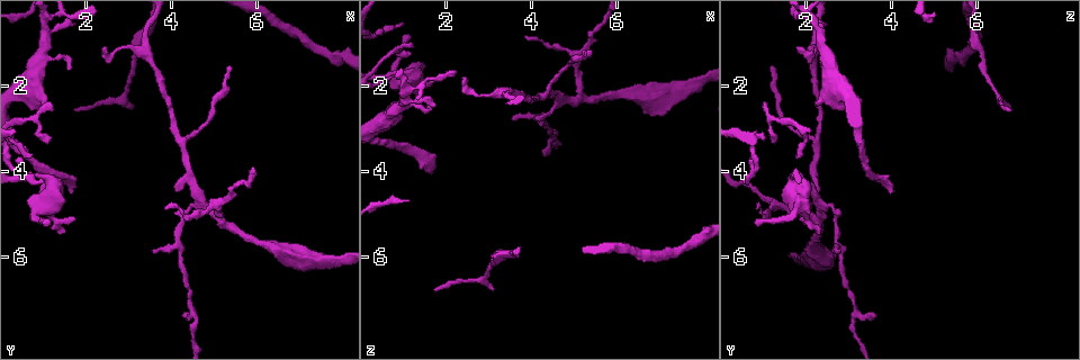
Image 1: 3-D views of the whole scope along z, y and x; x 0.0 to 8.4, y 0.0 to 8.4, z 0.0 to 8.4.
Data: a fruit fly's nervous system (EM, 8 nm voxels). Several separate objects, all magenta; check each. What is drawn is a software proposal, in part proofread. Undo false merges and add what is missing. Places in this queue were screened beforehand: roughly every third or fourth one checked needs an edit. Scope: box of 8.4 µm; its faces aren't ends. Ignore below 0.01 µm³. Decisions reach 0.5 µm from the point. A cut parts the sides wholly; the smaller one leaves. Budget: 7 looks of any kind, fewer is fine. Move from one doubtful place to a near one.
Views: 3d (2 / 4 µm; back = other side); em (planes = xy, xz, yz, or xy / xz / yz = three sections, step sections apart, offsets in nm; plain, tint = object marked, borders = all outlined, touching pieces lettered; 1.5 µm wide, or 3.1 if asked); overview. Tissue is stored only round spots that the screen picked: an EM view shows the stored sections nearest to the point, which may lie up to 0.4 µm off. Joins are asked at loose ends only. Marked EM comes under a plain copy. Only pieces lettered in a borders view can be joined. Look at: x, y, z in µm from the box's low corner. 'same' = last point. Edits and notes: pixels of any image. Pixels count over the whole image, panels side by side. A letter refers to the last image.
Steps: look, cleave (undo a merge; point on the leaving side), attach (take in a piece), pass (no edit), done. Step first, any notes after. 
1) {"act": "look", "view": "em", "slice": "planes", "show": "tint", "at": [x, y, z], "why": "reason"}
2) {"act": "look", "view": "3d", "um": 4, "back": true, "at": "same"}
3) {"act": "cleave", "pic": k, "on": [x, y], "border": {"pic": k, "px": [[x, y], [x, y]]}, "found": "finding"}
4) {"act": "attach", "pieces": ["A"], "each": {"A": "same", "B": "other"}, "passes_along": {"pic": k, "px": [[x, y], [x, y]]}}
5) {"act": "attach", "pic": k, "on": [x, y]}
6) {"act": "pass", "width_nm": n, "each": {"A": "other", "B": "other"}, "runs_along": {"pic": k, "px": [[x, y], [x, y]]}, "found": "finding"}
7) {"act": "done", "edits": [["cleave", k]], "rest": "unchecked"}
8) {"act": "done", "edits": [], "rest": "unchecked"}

{"act": "look", "view": "em", "um": 3.1, "slice": "planes", "show": "borders", "at": [5.30, 1.55, 1.20], "why": "an open end"}

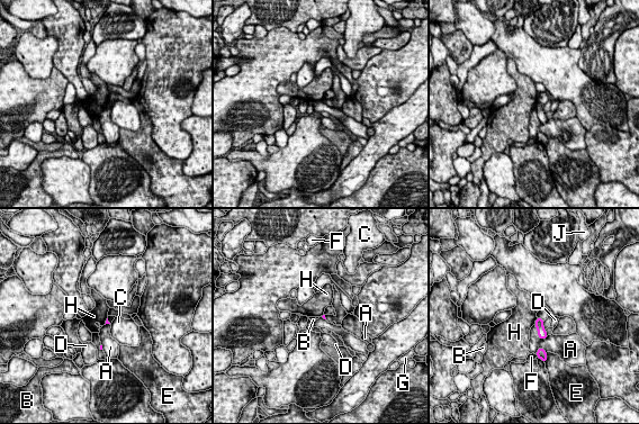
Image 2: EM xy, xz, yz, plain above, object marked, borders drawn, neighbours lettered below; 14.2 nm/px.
{"act": "pass", "each": {"A": "other", "B": "other", "C": "other", "D": "other", "E": "other", "F": "other", "G": "other", "H": "other", "J": "other"}, "border": {"pic": 2, "px": [[537, 317], [533, 324]]}, "found": "none of them fits"}

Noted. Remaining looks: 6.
{"act": "look", "view": "em", "slice": "xz", "step": 8, "show": "borders", "at": [1.65, 4.50, 4.05], "why": "free end"}

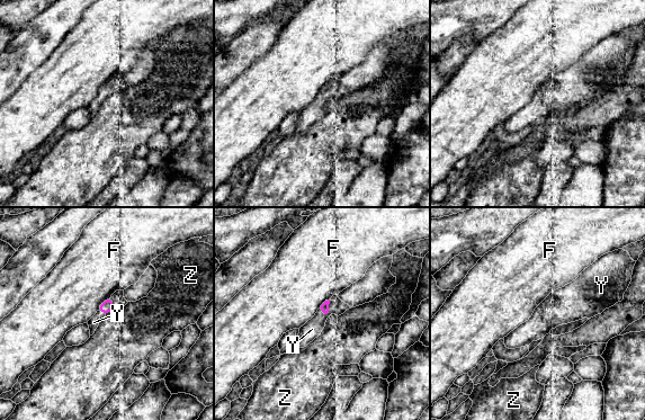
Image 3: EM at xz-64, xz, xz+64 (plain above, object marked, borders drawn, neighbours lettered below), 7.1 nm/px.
{"act": "attach", "pieces": ["Y"], "each": {"F": "other", "Y": "same", "Z": "other"}, "found": "the neuron continues"}

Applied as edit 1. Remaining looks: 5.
{"act": "look", "view": "overview"}

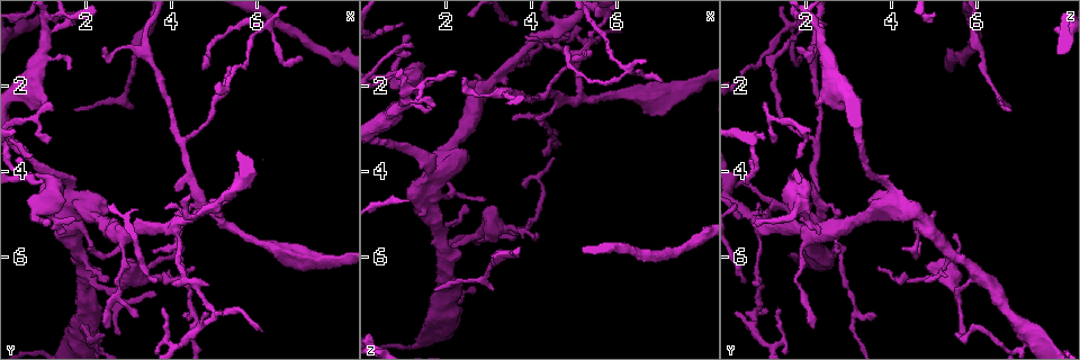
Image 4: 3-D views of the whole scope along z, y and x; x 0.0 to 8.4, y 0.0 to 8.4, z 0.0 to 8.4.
{"act": "look", "view": "3d", "um": 4, "at": [1.15, 5.20, 0.85], "why": "tapers out"}

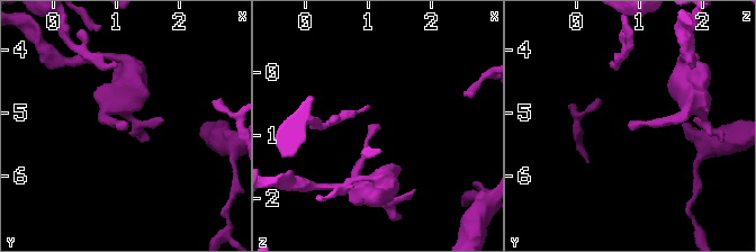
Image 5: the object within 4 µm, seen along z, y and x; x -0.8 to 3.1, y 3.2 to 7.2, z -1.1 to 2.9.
{"act": "look", "view": "em", "slice": "planes", "show": "borders", "at": [1.15, 5.20, 0.85]}

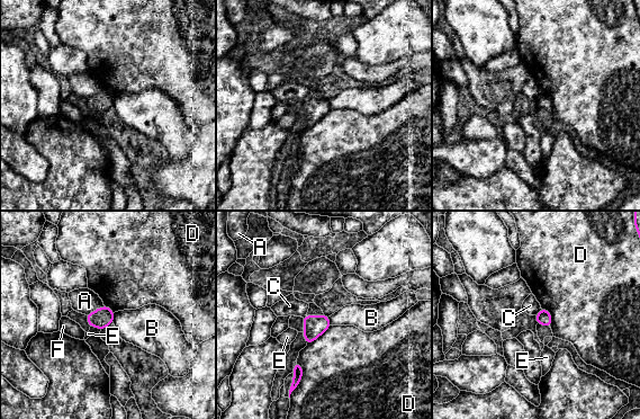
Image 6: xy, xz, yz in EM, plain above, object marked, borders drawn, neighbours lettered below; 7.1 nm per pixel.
{"act": "pass", "each": {"A": "other", "B": "other", "C": "other", "D": "other", "E": "other", "F": "other"}, "border": {"pic": 6, "px": [[115, 312], [113, 322]]}, "found": "none of them fits"}

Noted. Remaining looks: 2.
{"act": "done", "edits": [["attach", 3]], "rest": "unchecked"}

